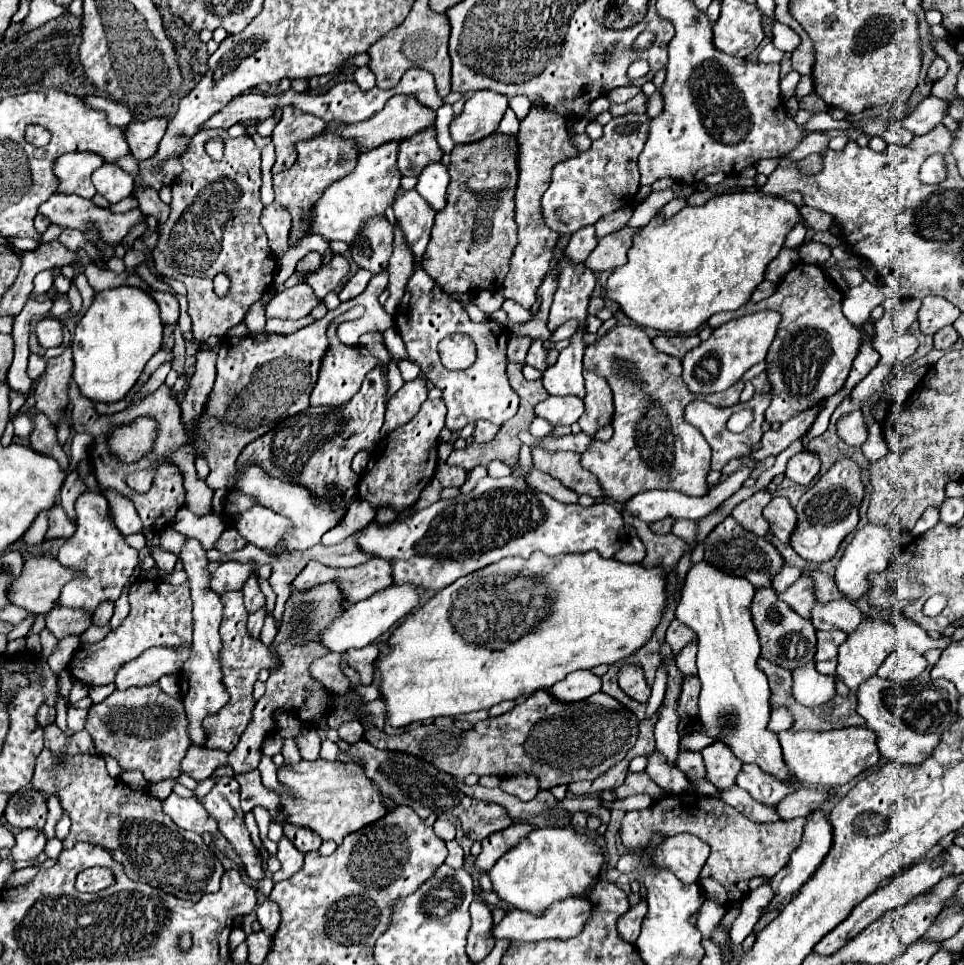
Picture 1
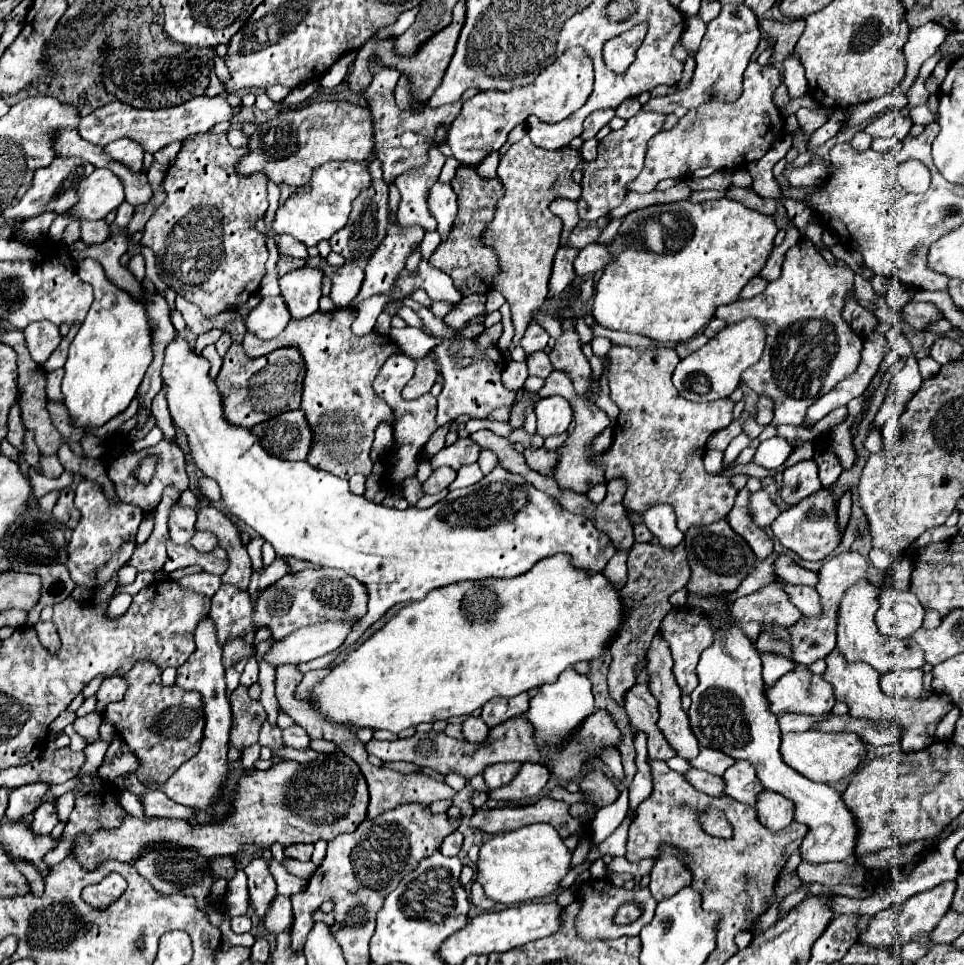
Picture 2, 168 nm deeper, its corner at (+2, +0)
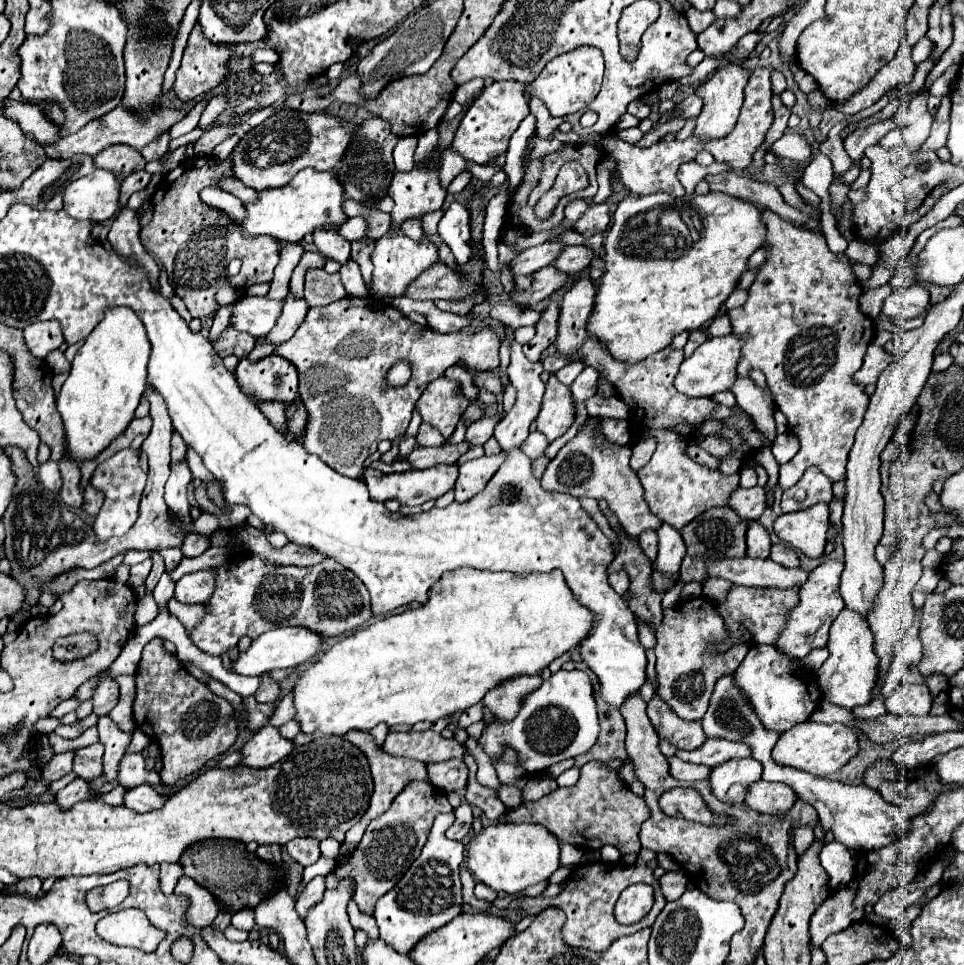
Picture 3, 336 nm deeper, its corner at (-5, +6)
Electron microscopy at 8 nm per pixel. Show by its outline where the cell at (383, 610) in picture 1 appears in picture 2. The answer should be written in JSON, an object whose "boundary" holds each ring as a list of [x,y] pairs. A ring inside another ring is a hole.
{"boundary":[[[359,618],[347,620],[347,622],[323,622],[319,626],[307,626],[303,630],[295,630],[295,634],[289,634],[283,640],[275,640],[273,648],[265,656],[273,666],[279,664],[301,664],[319,656],[325,656],[327,652],[337,650],[345,638],[351,634],[353,626],[359,622]]]}

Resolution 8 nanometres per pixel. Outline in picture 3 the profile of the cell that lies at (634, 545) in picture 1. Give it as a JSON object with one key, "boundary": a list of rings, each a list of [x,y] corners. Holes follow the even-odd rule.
{"boundary":[[[616,572],[616,574],[610,574],[610,576],[608,576],[608,582],[610,582],[610,586],[612,586],[618,594],[622,594],[622,596],[626,594],[626,590],[628,590],[628,586],[630,586],[630,584],[628,584],[630,580],[628,580],[626,572]]]}

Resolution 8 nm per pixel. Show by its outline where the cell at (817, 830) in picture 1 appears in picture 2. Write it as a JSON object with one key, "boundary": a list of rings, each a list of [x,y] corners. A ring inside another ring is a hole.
{"boundary":[[[691,594],[687,606],[691,614],[701,614],[709,620],[713,628],[713,644],[701,652],[697,666],[699,686],[691,692],[689,724],[701,746],[721,750],[735,760],[749,760],[755,770],[759,766],[759,780],[767,790],[779,792],[795,802],[795,820],[807,824],[809,832],[803,838],[799,852],[801,860],[809,864],[823,862],[843,862],[851,856],[855,848],[855,818],[849,814],[841,800],[841,794],[827,784],[817,784],[793,768],[789,768],[781,754],[781,732],[775,714],[769,710],[769,700],[765,696],[765,682],[761,678],[761,658],[753,640],[743,632],[743,628],[733,620],[731,594],[699,596]]]}

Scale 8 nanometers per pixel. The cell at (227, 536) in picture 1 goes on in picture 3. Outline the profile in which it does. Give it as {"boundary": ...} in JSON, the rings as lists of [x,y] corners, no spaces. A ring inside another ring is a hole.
{"boundary":[[[190,532],[190,534],[186,534],[186,536],[184,536],[180,550],[182,550],[182,556],[196,558],[196,556],[200,556],[208,546],[210,546],[210,544],[208,544],[208,538],[204,538],[204,536],[200,536],[200,534]]]}

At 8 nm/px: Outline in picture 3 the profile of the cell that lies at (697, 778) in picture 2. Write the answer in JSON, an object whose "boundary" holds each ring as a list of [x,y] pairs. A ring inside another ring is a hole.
{"boundary":[[[678,756],[668,758],[668,764],[670,764],[670,776],[674,776],[676,780],[706,780],[706,776],[710,774],[710,768],[684,762]]]}

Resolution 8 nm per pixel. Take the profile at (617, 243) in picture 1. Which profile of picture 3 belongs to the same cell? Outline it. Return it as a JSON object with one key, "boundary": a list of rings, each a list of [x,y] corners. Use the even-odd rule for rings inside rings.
{"boundary":[[[566,246],[550,266],[566,274],[578,274],[592,262],[592,250],[586,246]]]}

